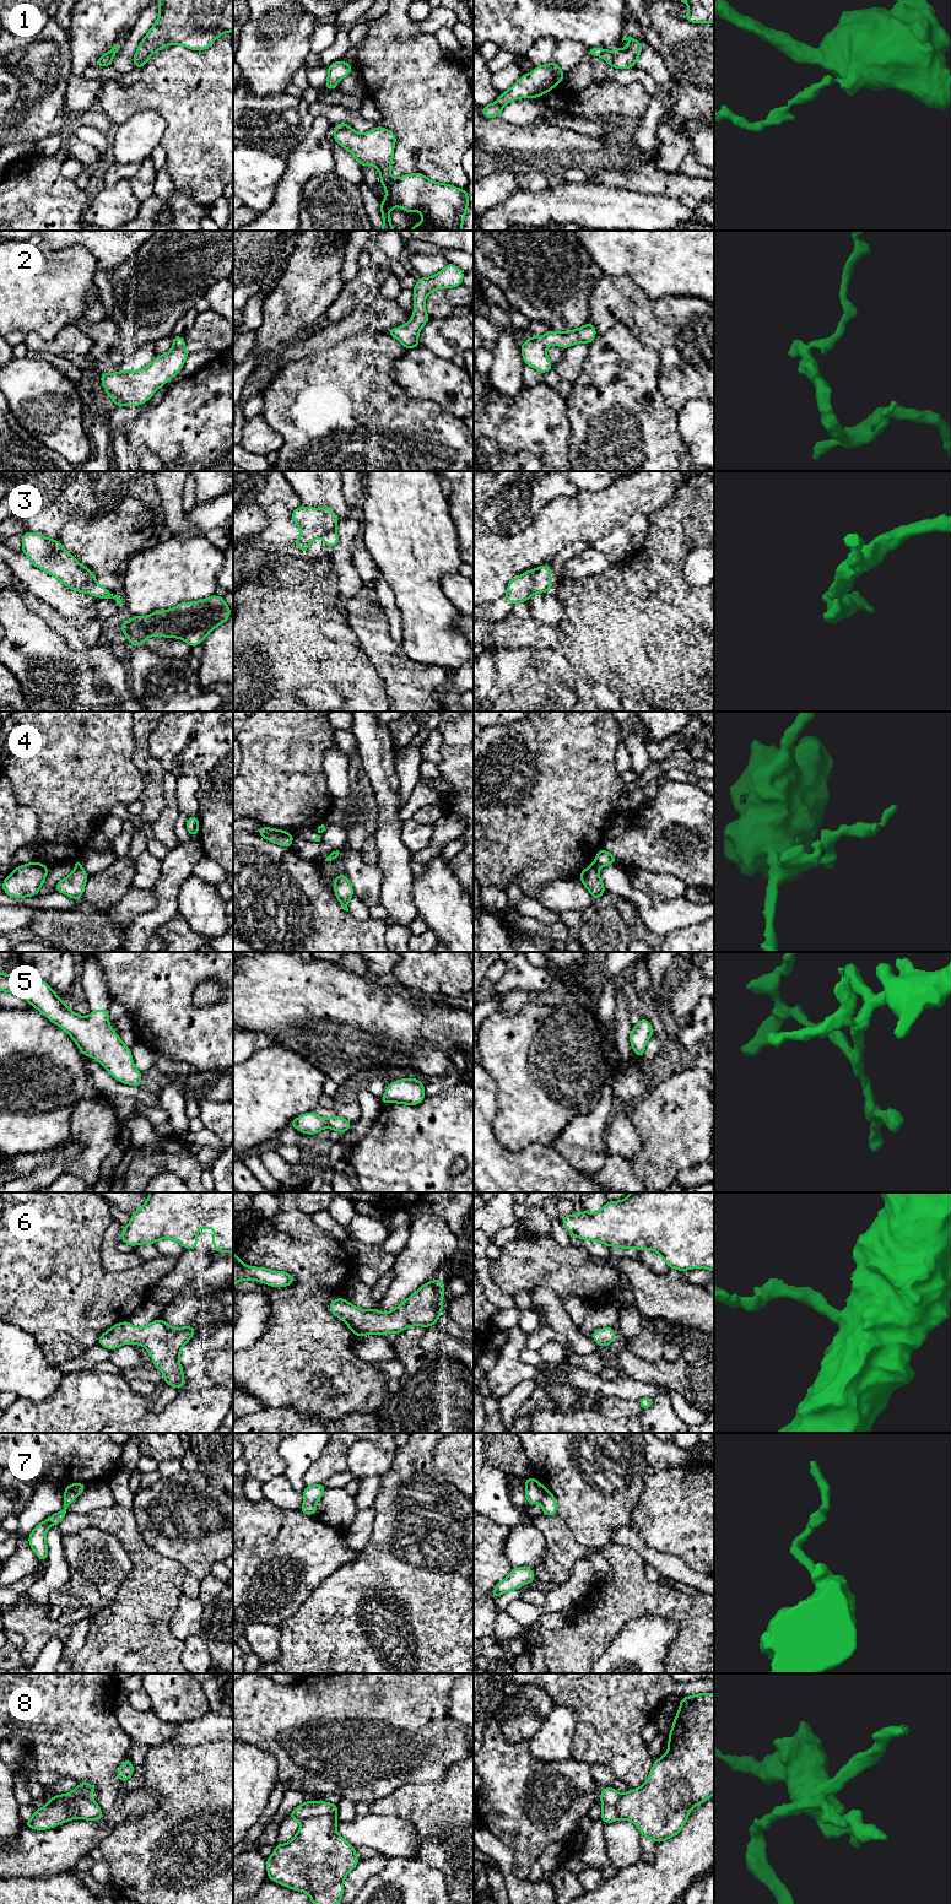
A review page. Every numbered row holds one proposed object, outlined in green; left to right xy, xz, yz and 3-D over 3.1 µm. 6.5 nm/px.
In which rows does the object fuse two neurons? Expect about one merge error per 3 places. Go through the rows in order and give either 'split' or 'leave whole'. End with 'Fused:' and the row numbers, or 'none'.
1: split
2: leave whole
3: split
4: split
5: leave whole
6: leave whole
7: leave whole
8: split
Fused: 1, 3, 4, 8

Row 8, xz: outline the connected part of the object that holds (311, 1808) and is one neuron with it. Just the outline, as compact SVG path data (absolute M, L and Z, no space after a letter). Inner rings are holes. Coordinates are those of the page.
M307 1801L293 1808L288 1819L303 1821L310 1817L337 1813L339 1805L324 1801Z

